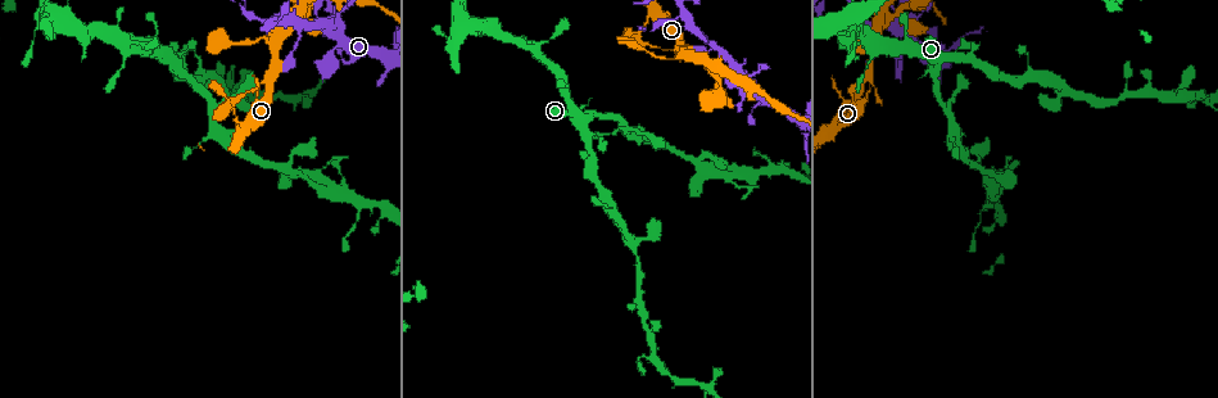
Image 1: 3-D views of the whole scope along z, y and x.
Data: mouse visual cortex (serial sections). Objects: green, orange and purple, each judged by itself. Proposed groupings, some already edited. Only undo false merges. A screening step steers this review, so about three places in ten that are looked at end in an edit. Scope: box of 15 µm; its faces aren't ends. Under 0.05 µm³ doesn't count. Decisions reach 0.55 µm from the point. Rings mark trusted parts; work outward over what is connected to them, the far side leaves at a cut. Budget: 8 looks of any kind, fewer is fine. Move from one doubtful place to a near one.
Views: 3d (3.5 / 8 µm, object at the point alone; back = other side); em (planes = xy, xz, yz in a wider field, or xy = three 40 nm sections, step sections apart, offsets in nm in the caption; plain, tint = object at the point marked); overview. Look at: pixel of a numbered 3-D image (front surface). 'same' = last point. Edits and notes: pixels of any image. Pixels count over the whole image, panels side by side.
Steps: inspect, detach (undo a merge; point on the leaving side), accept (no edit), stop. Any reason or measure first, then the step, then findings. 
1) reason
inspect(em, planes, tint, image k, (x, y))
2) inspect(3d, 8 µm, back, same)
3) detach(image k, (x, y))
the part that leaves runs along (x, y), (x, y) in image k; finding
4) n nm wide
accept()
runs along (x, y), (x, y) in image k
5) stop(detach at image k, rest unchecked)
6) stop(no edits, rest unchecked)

small branch off a trunk
inspect(3d, 3.5 µm, image 1, (868, 40))

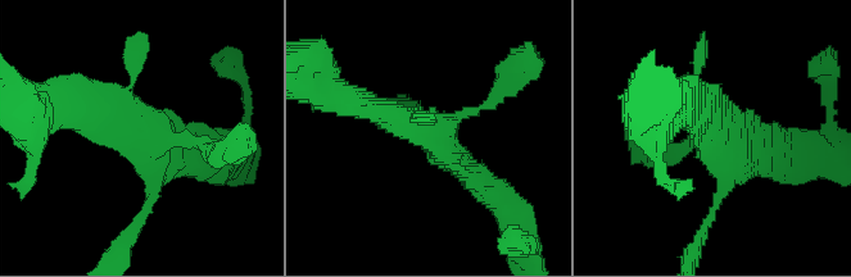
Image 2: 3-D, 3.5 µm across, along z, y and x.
inspect(em, xy, step 3, tint, image 2, (718, 136))

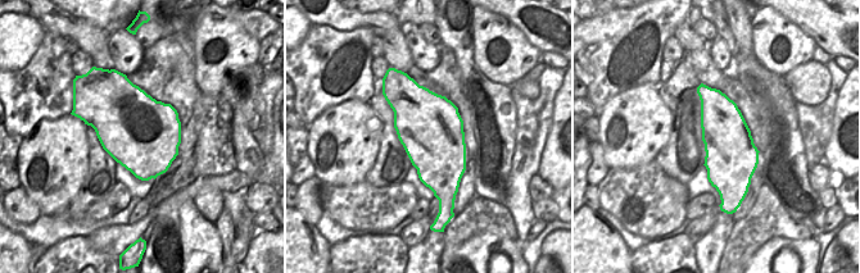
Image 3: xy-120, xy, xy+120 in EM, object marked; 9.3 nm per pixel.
accept()
runs along (492, 194), (433, 131), (366, 105) in image 2; all the same cell

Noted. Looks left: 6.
four arms meet
inspect(3d, 3.5 µm, back, image 1, (305, 26))

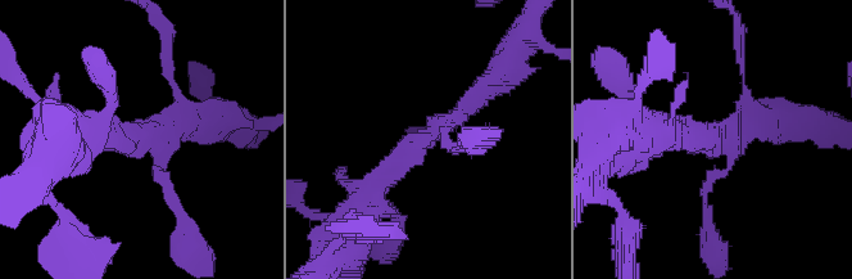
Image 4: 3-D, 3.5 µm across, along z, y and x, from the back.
arms of 150, 200, 300, 300 nm
accept()
runs along (377, 183), (504, 71) in image 4; continuous, no second cell

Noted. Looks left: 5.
thick turns thin
inspect(3d, 3.5 µm, image 1, (902, 59))

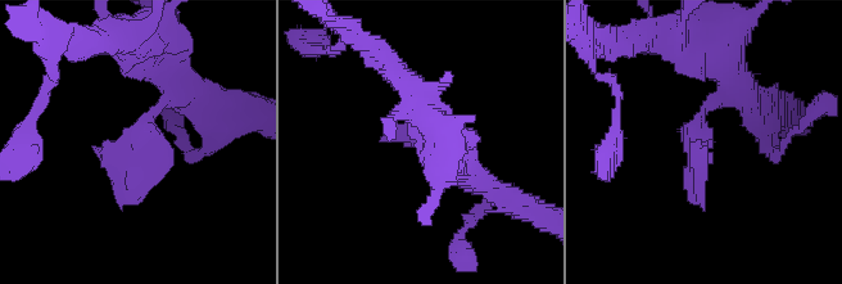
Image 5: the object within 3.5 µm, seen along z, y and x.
now the EM
inspect(em, xy, step 5, plain, image 5, (700, 126))

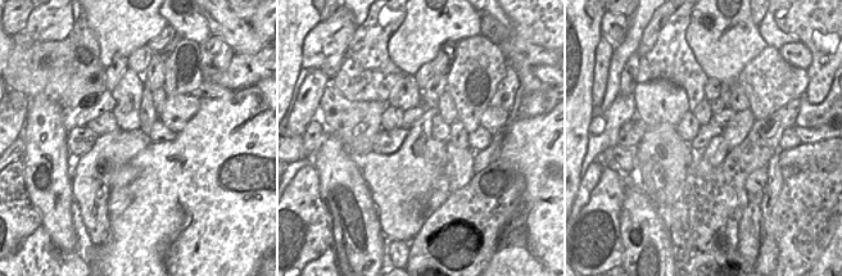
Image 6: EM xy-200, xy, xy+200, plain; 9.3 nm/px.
with the object marked
inspect(em, xy, step 5, tint, same)

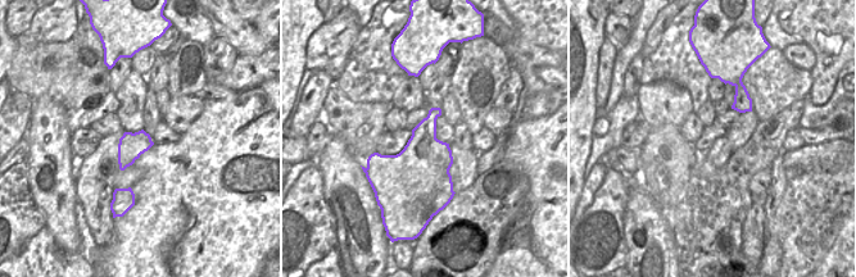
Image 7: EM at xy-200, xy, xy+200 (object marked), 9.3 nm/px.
480 nm wide
accept()
runs along (189, 88), (149, 120), (121, 202) in image 5; continuous, no second cell

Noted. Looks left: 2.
stop(no edits, rest unchecked)

